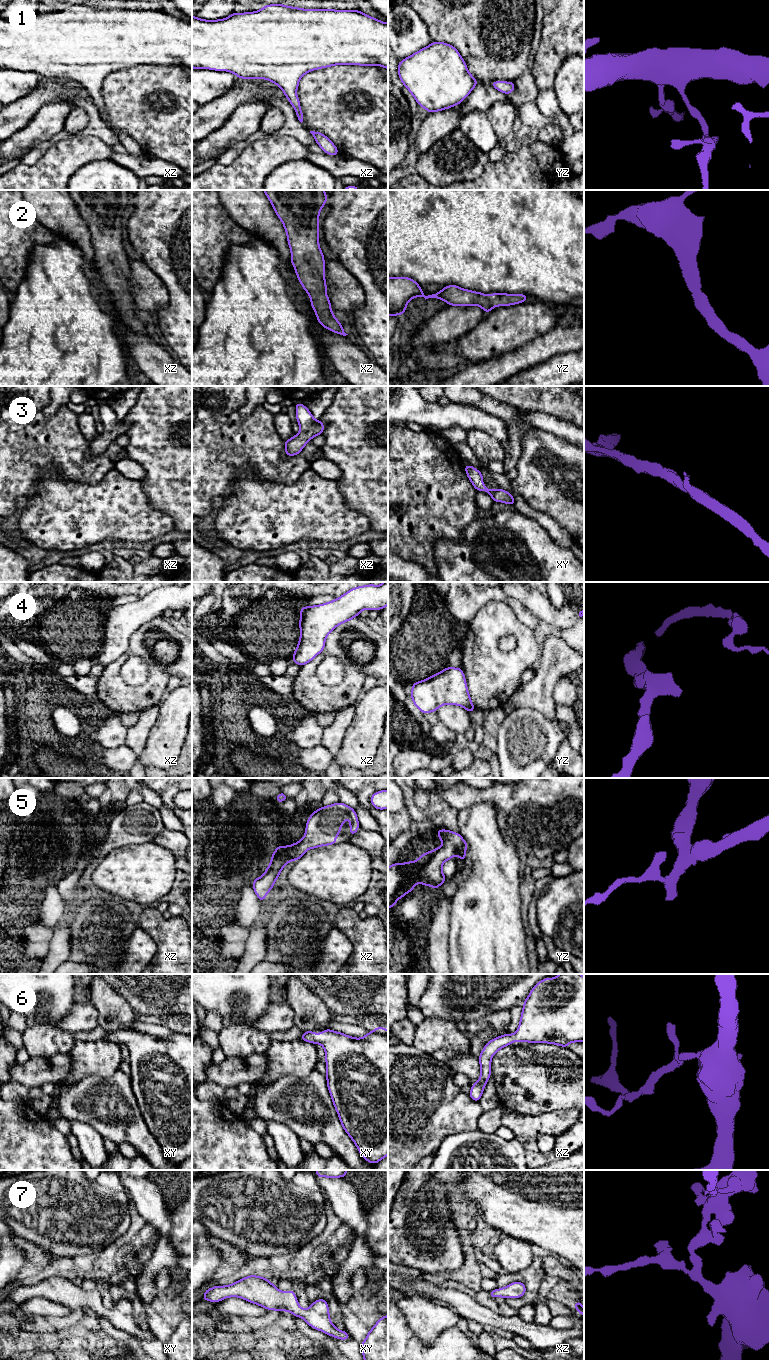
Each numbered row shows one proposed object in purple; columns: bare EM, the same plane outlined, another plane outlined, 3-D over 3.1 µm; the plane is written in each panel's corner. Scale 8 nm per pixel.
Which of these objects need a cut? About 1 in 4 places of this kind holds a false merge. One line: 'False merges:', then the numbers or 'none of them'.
False merges: none of them

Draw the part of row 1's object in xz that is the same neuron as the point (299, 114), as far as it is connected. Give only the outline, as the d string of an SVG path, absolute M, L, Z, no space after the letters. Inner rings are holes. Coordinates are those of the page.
M282 4L265 5L255 12L236 13L225 19L203 20L192 16L192 68L229 71L241 79L267 79L279 86L303 122L296 95L303 75L333 65L377 65L388 69L388 23L360 10L302 9Z

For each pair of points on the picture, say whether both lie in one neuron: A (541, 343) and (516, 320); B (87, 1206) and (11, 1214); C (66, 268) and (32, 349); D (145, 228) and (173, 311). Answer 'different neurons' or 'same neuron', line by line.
A: different neurons
B: same neuron
C: same neuron
D: same neuron

